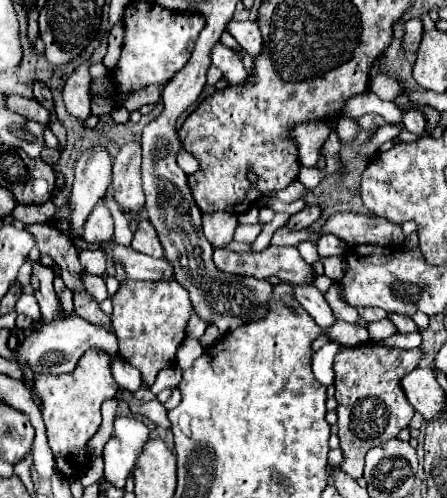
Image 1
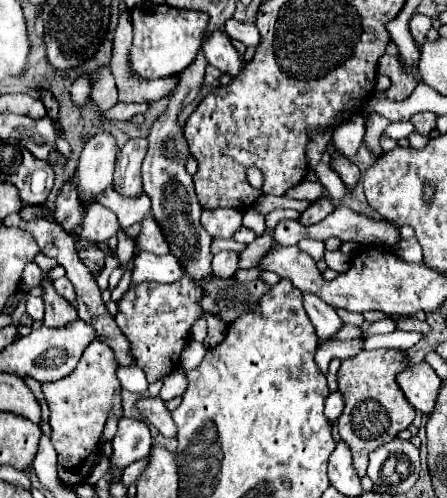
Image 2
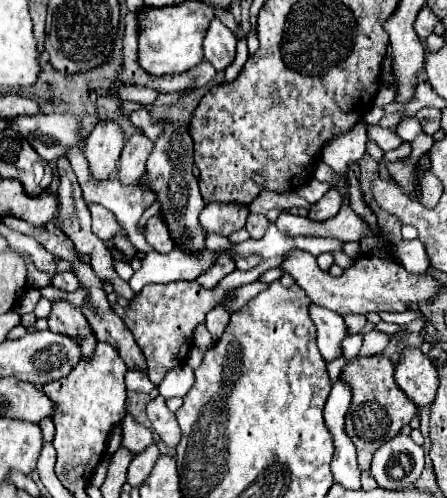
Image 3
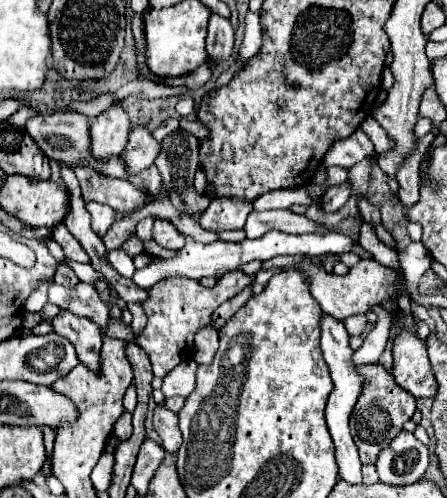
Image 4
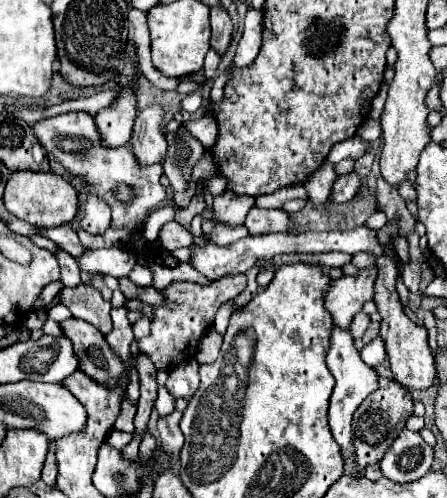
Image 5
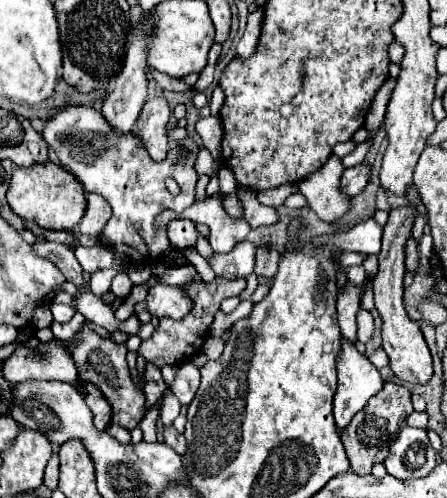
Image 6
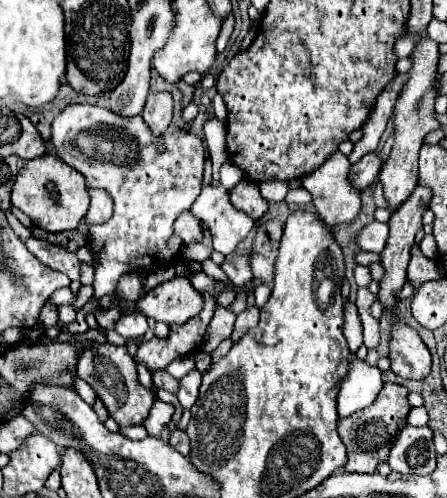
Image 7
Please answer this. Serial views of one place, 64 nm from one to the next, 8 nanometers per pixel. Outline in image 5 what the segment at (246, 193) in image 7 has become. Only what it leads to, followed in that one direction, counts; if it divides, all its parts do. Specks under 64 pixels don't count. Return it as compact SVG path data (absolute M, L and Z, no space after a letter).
M254 206L248 212L244 226L252 236L258 236L268 232L288 232L296 222L284 210L260 210Z

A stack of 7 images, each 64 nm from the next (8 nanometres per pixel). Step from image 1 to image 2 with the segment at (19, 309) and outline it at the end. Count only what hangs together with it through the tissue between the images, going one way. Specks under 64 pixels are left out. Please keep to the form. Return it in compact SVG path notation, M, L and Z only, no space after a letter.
M30 296L26 298L26 314L34 320L34 322L40 322L42 316L44 316L44 304L42 304L42 298L40 296Z

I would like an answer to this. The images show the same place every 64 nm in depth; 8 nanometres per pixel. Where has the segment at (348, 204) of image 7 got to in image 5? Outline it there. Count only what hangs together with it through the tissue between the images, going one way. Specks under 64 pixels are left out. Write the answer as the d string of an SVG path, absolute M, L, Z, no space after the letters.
M324 162L324 164L318 168L318 172L314 172L314 174L306 180L304 188L306 188L310 200L312 200L316 206L322 206L322 202L328 202L328 194L330 194L330 188L332 188L334 180L336 180L336 174L334 174L334 166L332 166L330 162Z

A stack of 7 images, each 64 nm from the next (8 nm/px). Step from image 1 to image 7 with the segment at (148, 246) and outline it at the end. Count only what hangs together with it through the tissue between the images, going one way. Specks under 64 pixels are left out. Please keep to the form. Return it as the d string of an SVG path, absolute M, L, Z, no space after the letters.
M182 212L176 222L174 222L174 232L182 238L182 244L190 244L190 242L200 242L202 240L202 230L200 230L200 222L190 214L190 212Z

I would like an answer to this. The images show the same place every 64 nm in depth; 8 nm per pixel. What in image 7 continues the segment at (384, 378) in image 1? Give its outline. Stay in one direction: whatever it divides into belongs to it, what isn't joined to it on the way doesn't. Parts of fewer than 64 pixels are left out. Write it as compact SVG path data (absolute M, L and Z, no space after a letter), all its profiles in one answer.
M388 382L388 384L384 384L382 392L372 402L372 406L356 412L354 416L350 416L346 420L340 420L338 432L340 432L342 442L346 444L346 450L348 450L348 464L344 466L344 470L346 472L372 474L378 464L386 462L388 452L390 452L400 428L406 426L406 418L408 418L410 408L412 406L408 404L408 390L400 384Z

